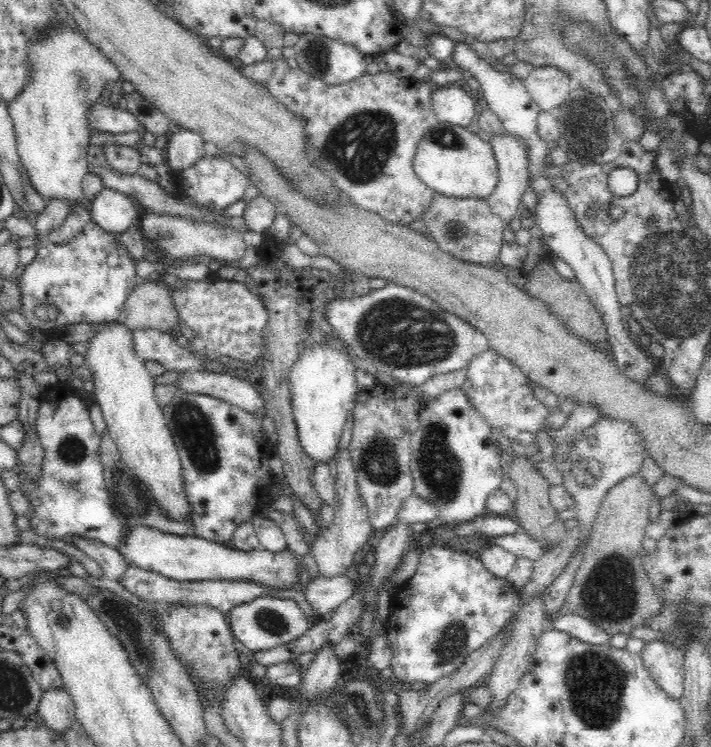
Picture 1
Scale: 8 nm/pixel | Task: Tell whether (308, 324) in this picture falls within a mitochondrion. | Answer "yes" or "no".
no

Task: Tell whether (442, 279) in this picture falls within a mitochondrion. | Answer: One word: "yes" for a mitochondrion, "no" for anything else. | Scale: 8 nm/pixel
no

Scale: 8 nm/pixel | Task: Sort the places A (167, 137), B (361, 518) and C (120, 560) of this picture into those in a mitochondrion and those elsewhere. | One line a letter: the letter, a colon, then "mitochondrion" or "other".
A: other
B: other
C: other

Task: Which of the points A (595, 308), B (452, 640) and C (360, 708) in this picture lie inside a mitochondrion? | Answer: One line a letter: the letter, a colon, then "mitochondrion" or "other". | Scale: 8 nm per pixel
A: other
B: mitochondrion
C: mitochondrion

